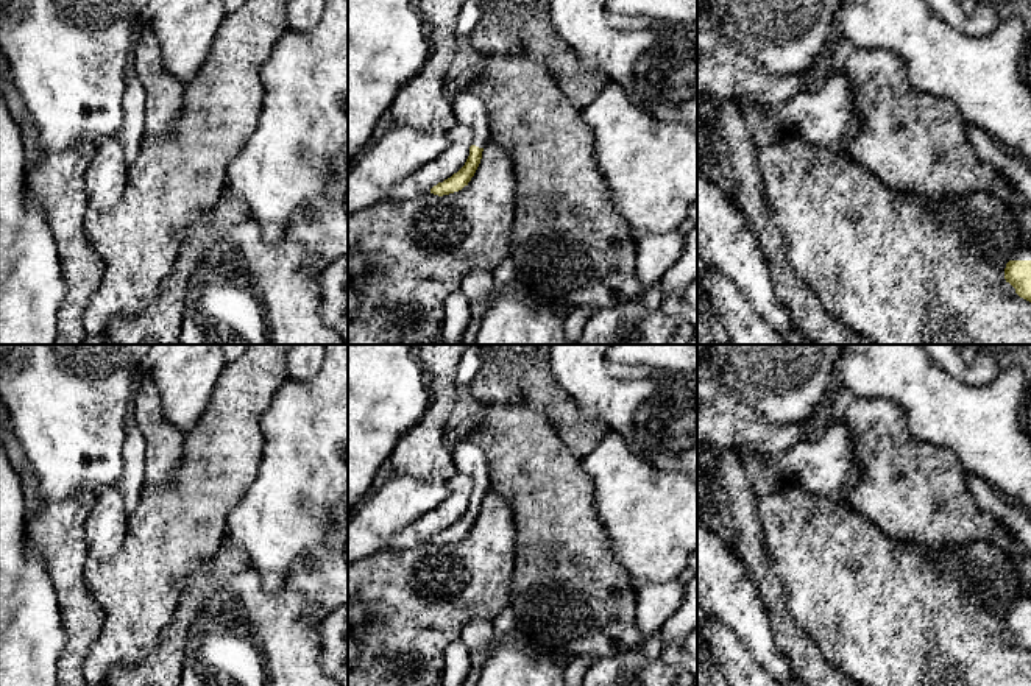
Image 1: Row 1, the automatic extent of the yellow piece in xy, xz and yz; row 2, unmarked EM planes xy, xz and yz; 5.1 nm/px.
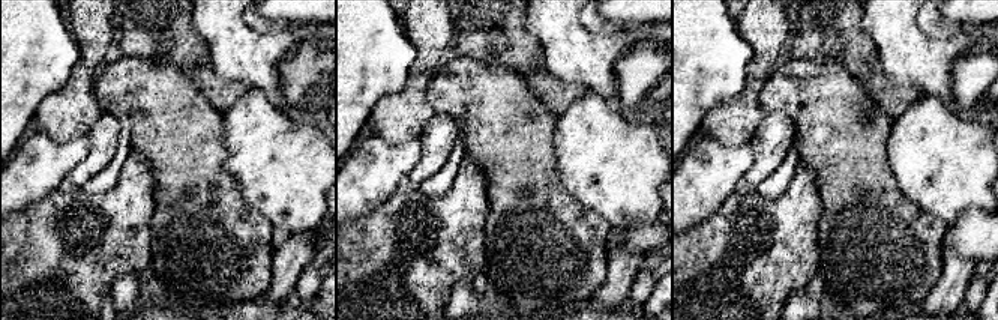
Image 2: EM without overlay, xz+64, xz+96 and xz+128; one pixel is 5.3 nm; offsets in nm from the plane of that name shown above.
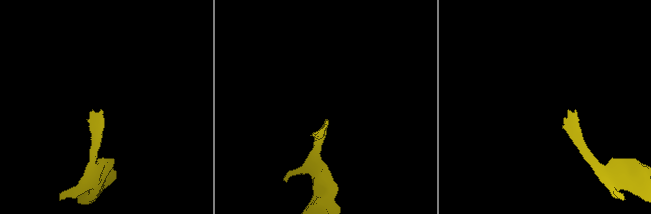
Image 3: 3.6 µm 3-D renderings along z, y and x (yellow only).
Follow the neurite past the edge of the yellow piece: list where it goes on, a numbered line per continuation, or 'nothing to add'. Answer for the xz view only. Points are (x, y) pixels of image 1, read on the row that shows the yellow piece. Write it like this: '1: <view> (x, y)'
1: xz (468, 108)

